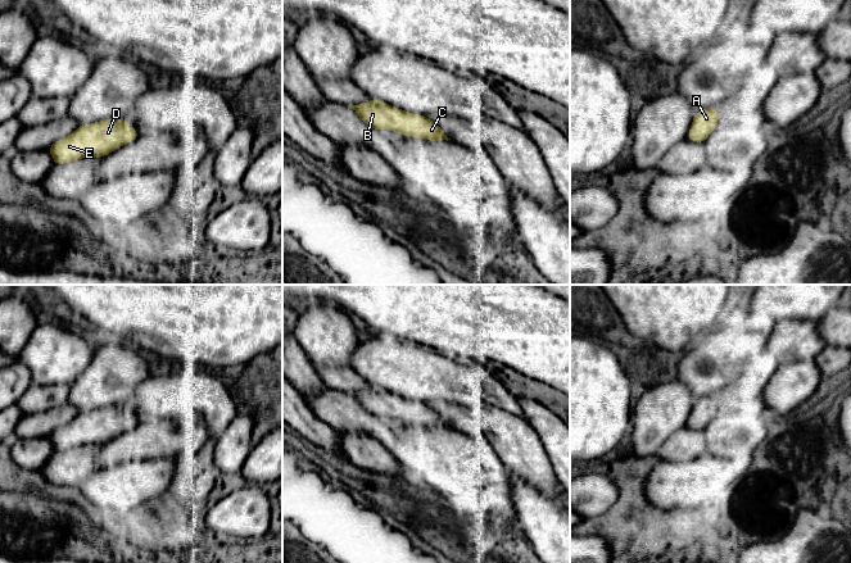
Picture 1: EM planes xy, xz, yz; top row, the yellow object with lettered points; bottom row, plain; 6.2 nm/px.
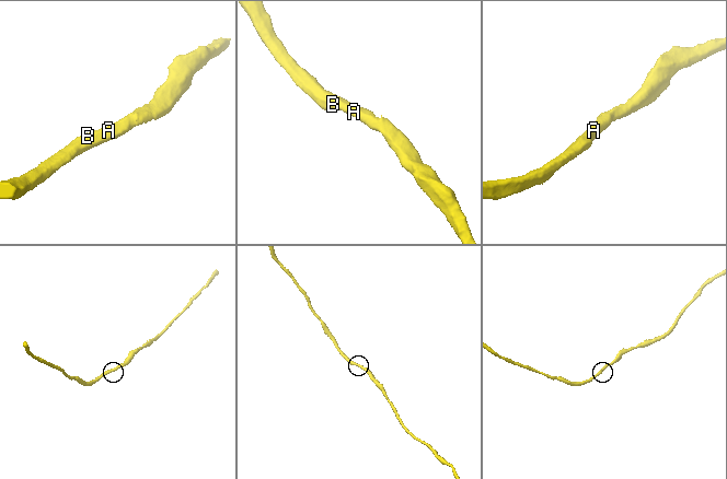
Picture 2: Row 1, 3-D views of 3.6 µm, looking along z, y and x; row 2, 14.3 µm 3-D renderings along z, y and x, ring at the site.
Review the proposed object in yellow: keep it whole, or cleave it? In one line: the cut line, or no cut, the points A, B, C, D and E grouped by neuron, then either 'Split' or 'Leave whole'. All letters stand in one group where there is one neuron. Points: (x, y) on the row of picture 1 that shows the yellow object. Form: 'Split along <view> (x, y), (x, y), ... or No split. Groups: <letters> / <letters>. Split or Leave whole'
No split. Groups: A B C D E. Leave whole

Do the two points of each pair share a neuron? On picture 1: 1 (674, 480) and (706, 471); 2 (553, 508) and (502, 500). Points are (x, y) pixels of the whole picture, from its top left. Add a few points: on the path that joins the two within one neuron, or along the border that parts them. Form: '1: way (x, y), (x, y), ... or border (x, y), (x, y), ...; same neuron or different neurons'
1: way (682, 480), (698, 478); same neuron
2: border (514, 505), (515, 527); different neurons

